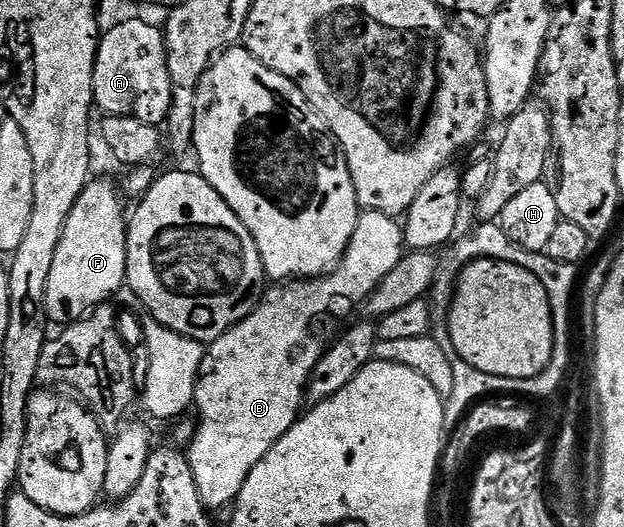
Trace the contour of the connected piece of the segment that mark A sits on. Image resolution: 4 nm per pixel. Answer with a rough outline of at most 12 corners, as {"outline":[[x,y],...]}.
{"outline":[[131,20],[101,35],[94,105],[161,127],[166,35]]}

